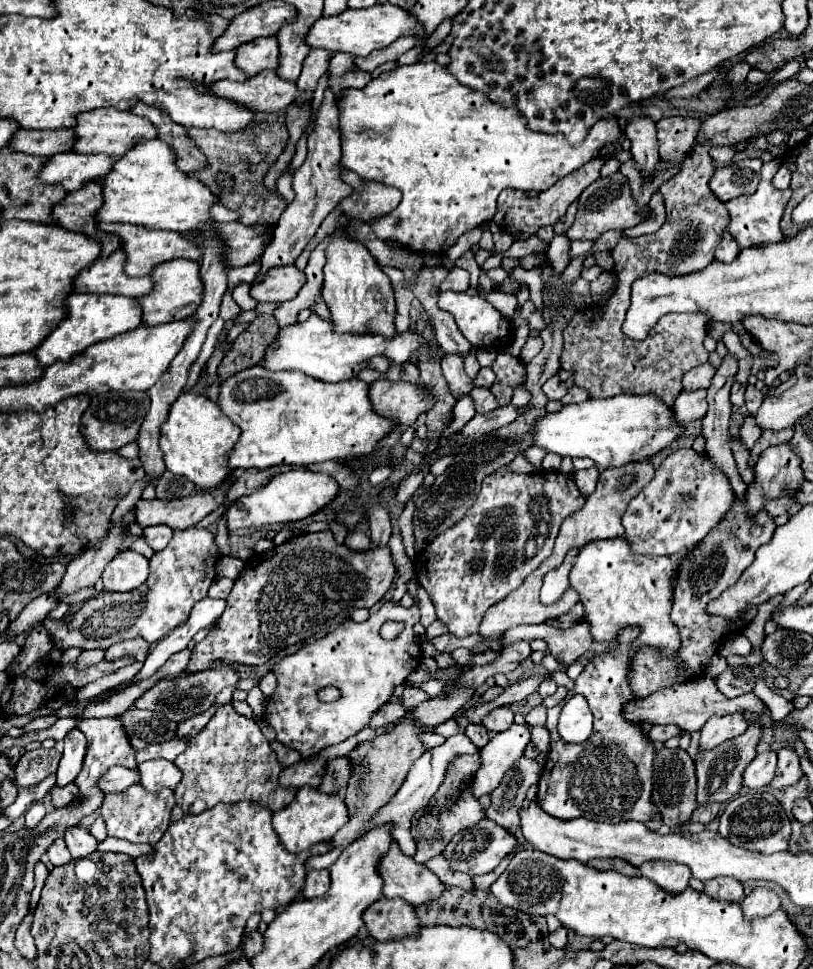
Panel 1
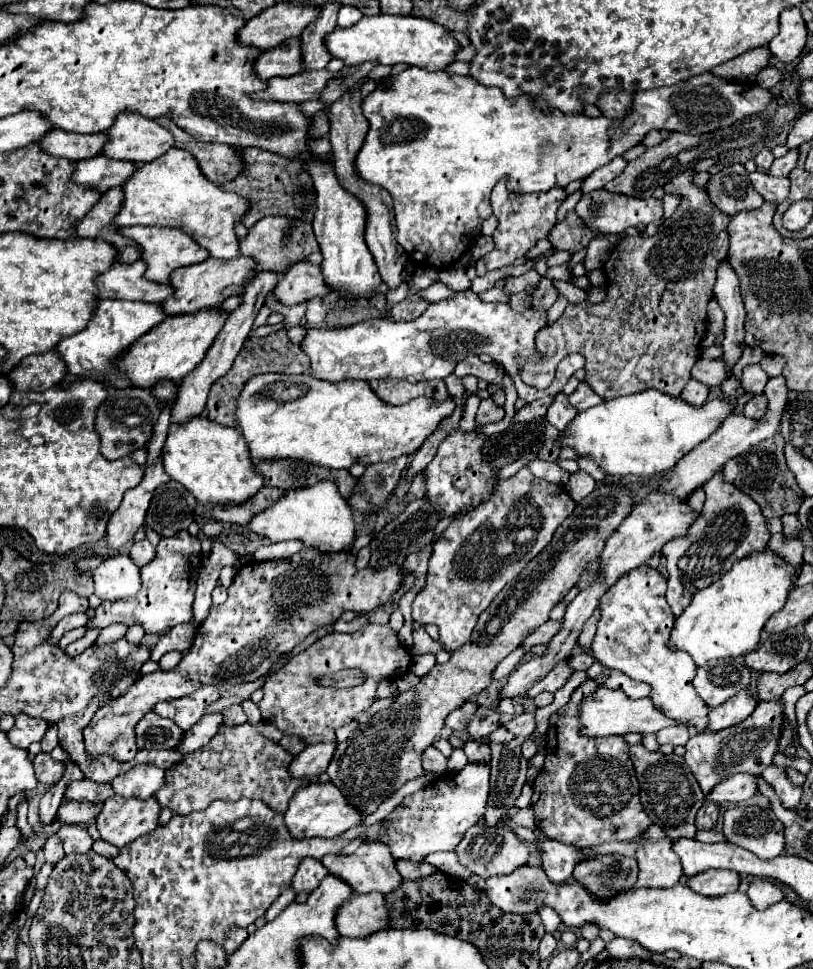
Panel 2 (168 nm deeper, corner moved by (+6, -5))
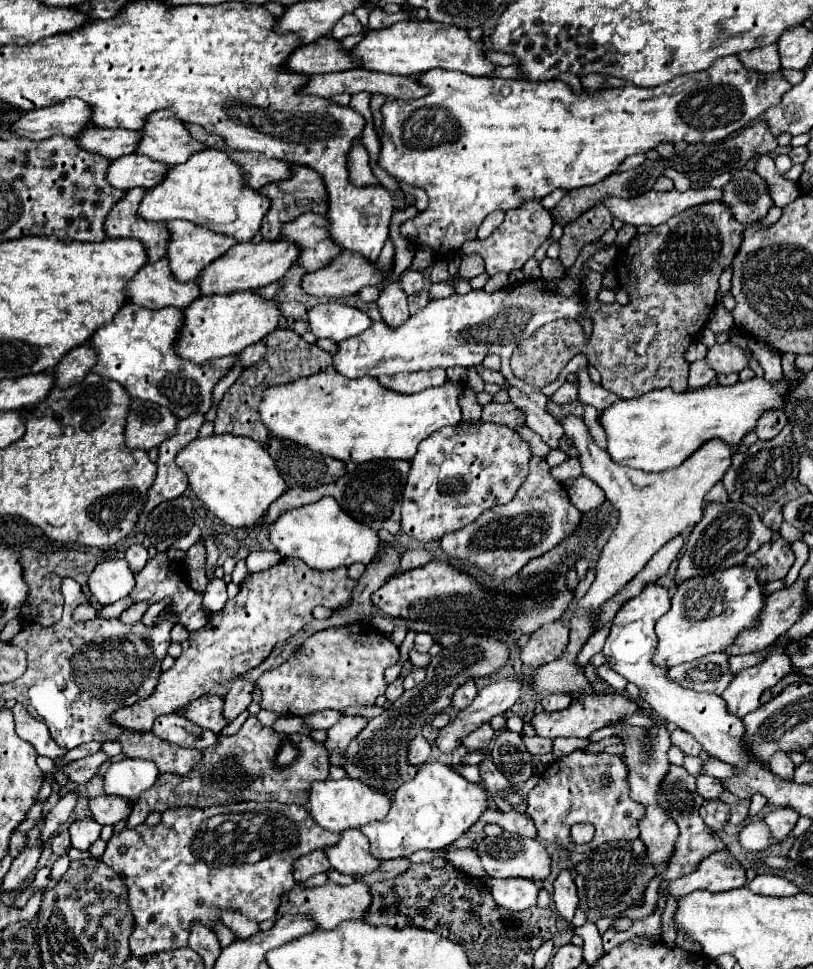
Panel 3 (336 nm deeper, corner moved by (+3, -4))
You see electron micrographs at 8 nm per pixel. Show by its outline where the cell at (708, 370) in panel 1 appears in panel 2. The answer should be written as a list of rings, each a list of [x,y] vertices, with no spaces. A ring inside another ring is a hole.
[[[700,358],[692,370],[692,378],[704,382],[706,386],[720,386],[728,378],[728,368],[724,360],[704,360]]]

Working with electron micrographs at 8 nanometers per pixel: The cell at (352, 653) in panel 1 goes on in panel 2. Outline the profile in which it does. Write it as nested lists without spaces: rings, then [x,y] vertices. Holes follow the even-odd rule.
[[[364,624],[358,632],[332,632],[314,642],[304,652],[296,654],[284,668],[272,674],[262,686],[264,698],[258,702],[262,720],[274,724],[284,734],[296,734],[308,744],[336,740],[334,730],[352,722],[352,718],[372,706],[376,686],[382,678],[402,676],[412,662],[412,656],[400,644],[398,636],[388,624]],[[344,668],[360,668],[366,674],[364,684],[354,688],[322,688],[316,684],[318,676],[340,672]]]

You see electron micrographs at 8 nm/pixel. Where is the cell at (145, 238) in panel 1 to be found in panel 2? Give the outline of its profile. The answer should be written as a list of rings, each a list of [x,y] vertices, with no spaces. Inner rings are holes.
[[[130,226],[130,228],[120,228],[120,234],[124,234],[126,238],[136,240],[142,246],[142,258],[148,262],[146,278],[152,280],[152,282],[164,282],[166,284],[170,274],[176,268],[204,262],[210,256],[208,250],[202,250],[202,246],[198,242],[194,242],[186,232],[182,232],[178,228],[168,228],[168,226]]]

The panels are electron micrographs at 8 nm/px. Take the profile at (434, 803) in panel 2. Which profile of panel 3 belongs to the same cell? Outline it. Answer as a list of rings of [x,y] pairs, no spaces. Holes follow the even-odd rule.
[[[429,761],[419,767],[413,781],[401,785],[391,799],[389,813],[379,819],[371,821],[361,831],[367,835],[371,843],[371,853],[377,859],[393,859],[393,857],[409,857],[419,849],[443,849],[453,843],[461,833],[465,833],[485,811],[489,809],[489,797],[483,789],[483,783],[469,783],[465,777],[453,773],[447,765],[437,765],[437,761]]]

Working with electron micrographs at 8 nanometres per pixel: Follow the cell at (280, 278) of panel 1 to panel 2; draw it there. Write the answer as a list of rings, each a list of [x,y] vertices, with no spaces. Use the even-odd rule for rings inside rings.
[[[302,260],[296,262],[278,282],[274,294],[276,298],[286,304],[286,306],[294,306],[300,302],[308,302],[312,298],[320,298],[324,300],[330,292],[334,292],[322,278],[322,268]]]

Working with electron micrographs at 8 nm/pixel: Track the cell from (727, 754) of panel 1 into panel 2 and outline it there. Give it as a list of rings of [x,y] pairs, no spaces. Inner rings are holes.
[[[782,698],[772,702],[760,702],[756,710],[740,724],[734,724],[720,732],[702,732],[692,736],[690,742],[686,744],[684,760],[690,766],[692,774],[696,776],[702,792],[708,794],[708,790],[712,790],[716,782],[728,778],[730,774],[748,772],[760,776],[762,770],[772,764],[772,758],[778,752],[778,740],[782,736],[782,728],[784,728]]]

